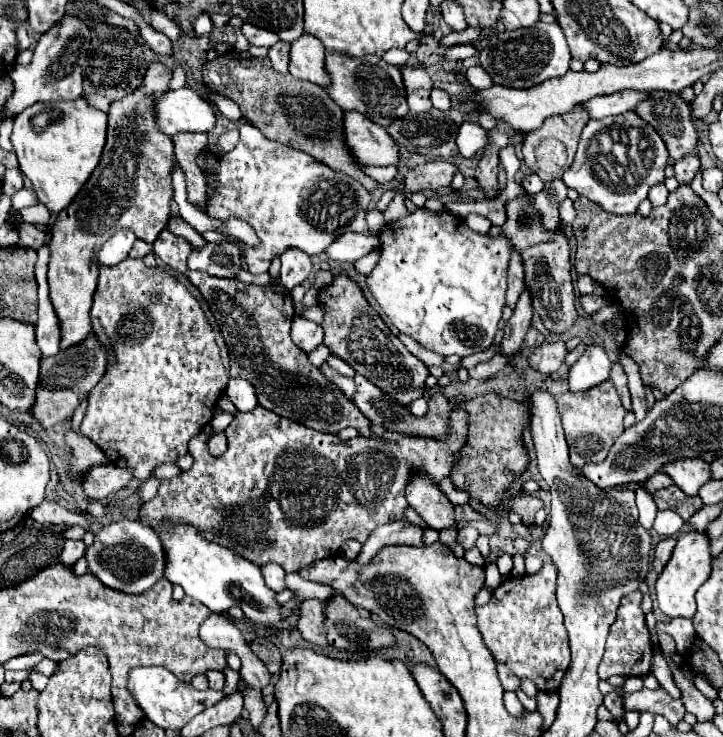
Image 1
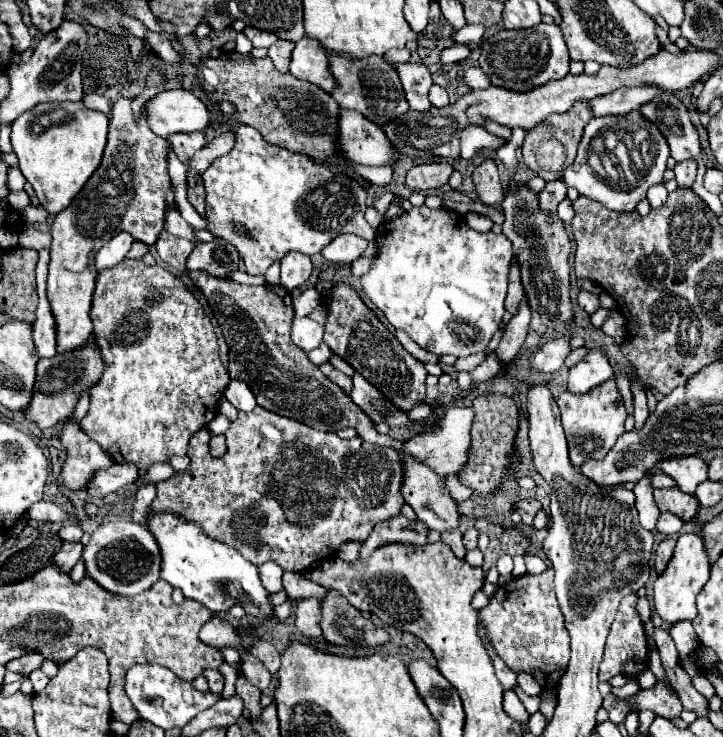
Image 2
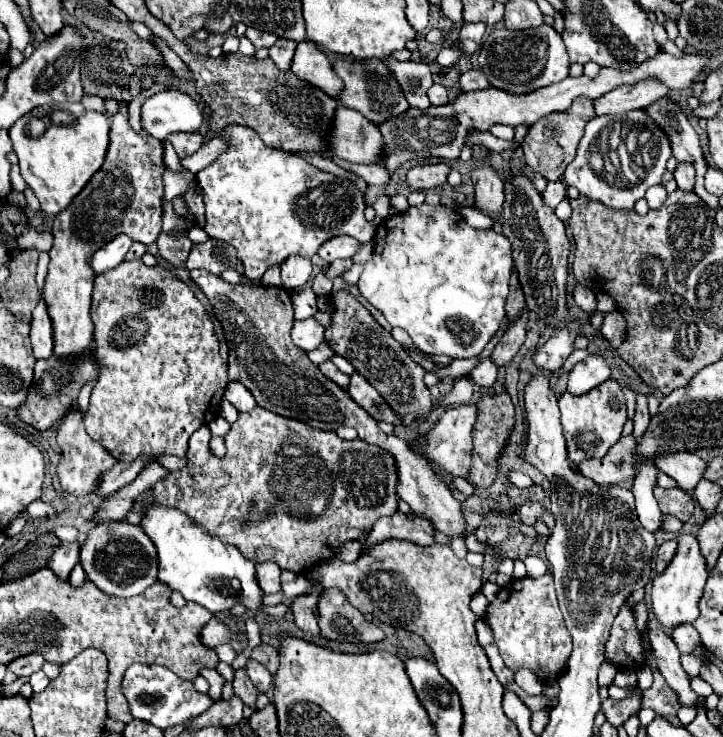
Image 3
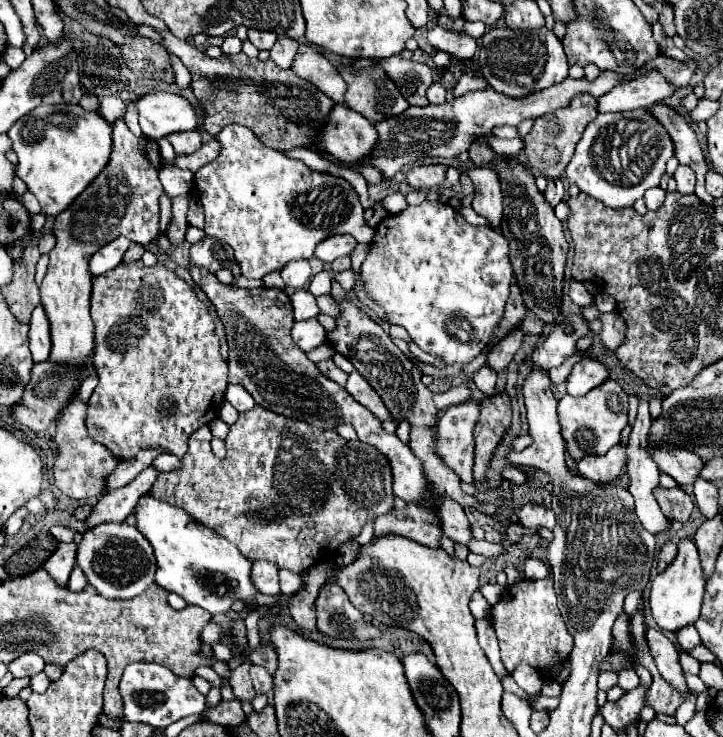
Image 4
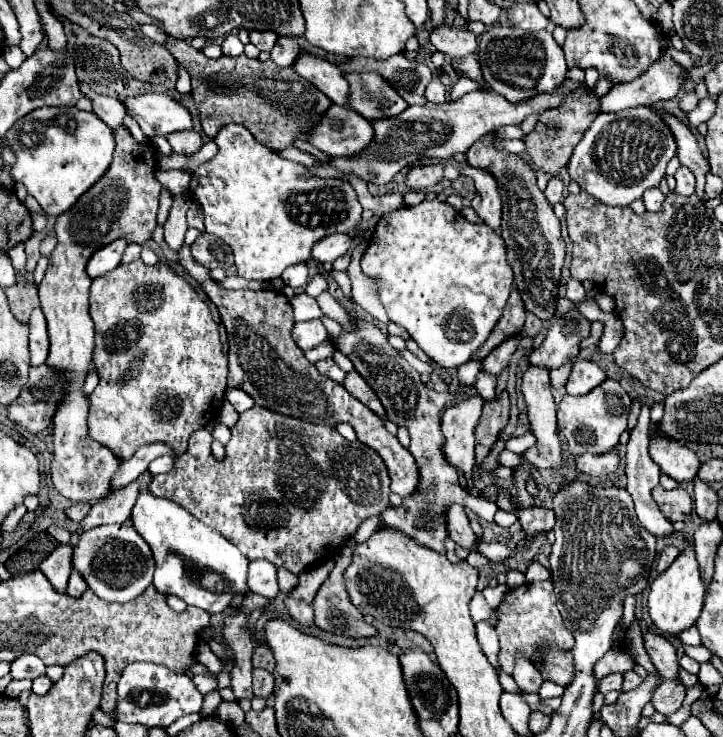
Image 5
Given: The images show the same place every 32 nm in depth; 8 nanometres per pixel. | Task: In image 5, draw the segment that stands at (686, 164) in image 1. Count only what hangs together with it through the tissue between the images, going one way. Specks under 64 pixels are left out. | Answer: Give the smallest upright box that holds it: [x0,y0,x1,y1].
[674,166,694,196]

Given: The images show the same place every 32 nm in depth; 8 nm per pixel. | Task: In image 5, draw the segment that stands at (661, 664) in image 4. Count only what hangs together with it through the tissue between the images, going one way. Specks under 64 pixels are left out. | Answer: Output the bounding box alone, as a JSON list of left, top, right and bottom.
[644,632,680,684]

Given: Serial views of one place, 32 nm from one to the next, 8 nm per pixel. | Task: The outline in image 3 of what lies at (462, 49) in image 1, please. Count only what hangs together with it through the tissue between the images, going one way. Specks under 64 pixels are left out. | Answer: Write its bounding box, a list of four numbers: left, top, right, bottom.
[436,48,466,66]

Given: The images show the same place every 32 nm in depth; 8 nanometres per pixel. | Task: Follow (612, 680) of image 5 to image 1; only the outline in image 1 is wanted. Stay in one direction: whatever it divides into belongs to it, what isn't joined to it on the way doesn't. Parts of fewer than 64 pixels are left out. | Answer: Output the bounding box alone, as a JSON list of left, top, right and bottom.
[598,590,654,680]

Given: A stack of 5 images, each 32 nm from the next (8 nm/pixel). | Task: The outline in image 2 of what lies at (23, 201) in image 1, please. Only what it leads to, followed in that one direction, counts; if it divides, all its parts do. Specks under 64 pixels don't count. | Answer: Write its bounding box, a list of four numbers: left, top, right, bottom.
[8,190,32,210]

